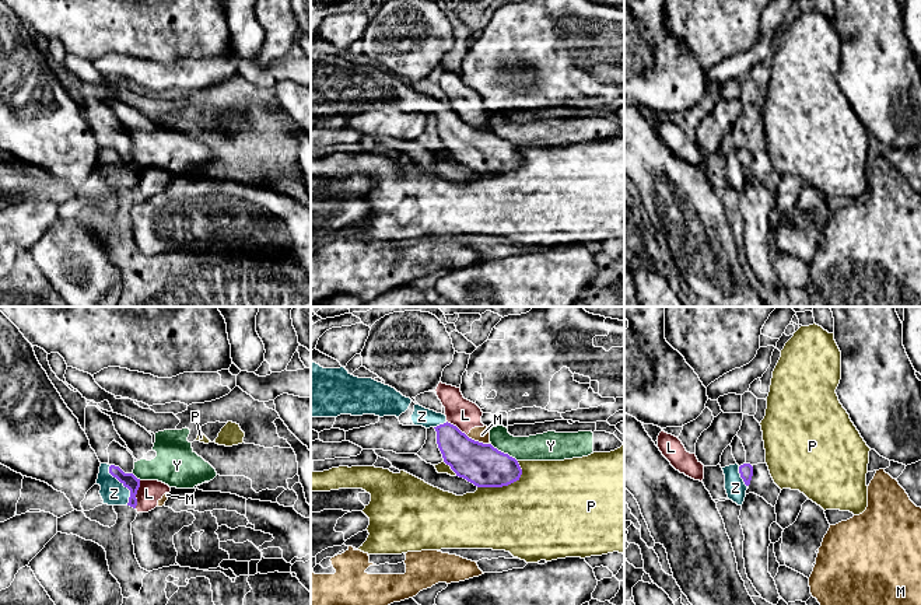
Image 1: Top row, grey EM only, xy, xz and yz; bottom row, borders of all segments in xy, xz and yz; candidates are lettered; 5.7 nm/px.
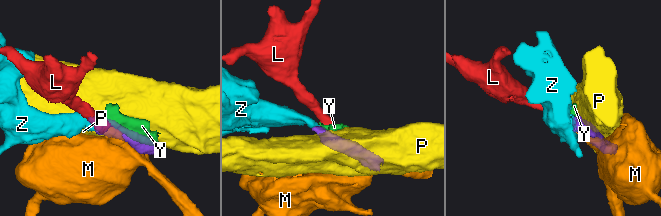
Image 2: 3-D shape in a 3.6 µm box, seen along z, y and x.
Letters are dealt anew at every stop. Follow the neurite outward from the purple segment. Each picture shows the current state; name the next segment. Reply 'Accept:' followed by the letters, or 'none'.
Accept: Z

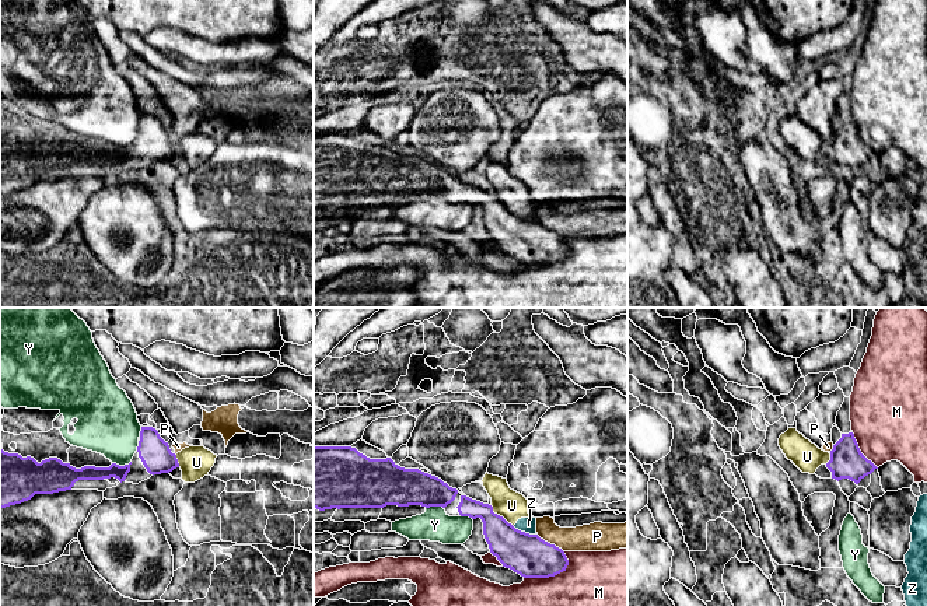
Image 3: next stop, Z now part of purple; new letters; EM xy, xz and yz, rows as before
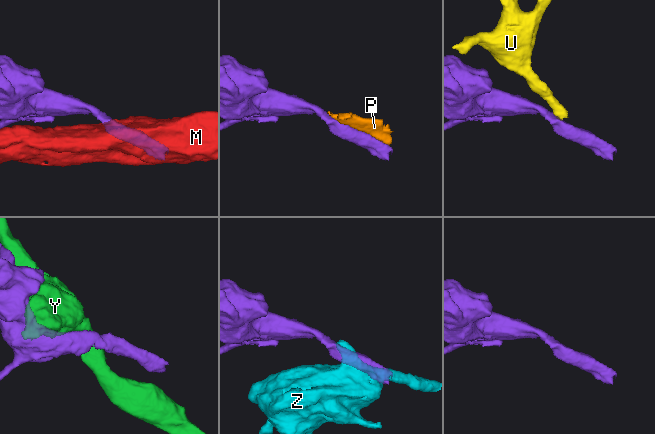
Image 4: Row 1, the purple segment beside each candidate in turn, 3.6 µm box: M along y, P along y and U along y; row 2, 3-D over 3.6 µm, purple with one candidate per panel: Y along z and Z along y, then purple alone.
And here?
Accept: none

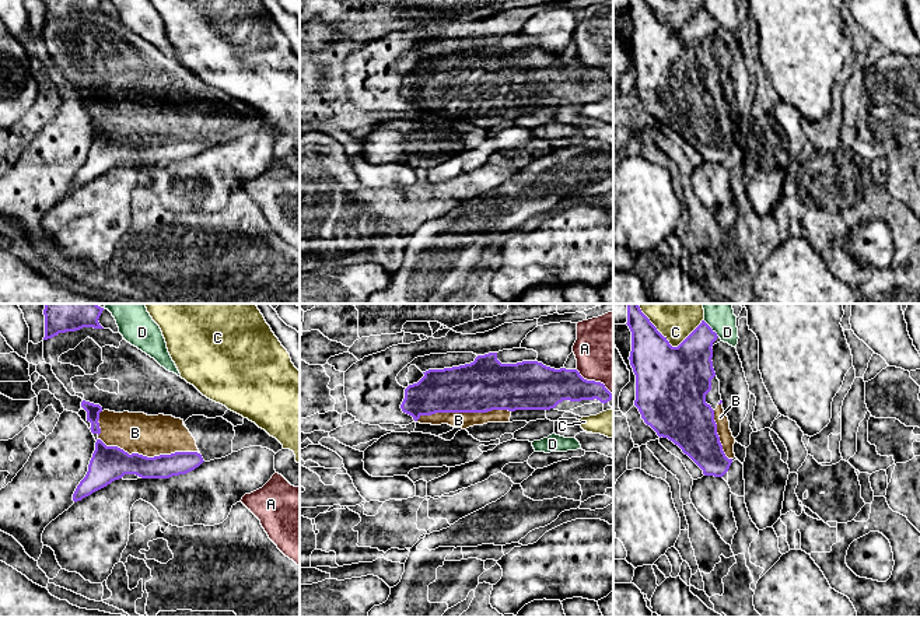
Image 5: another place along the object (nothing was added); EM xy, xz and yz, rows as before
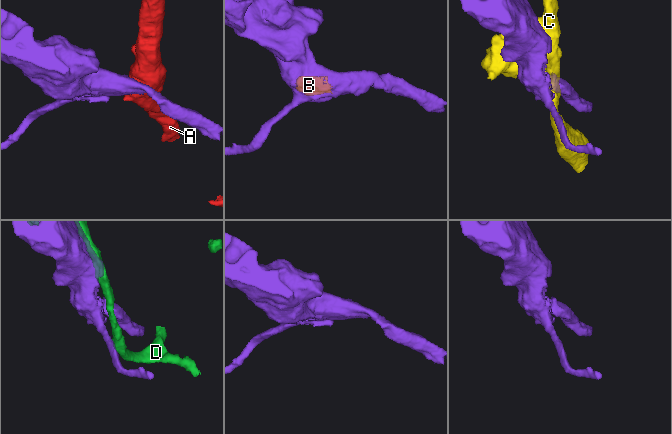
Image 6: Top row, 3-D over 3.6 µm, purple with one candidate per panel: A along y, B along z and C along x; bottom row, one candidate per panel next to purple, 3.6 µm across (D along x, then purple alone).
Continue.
Accept: B

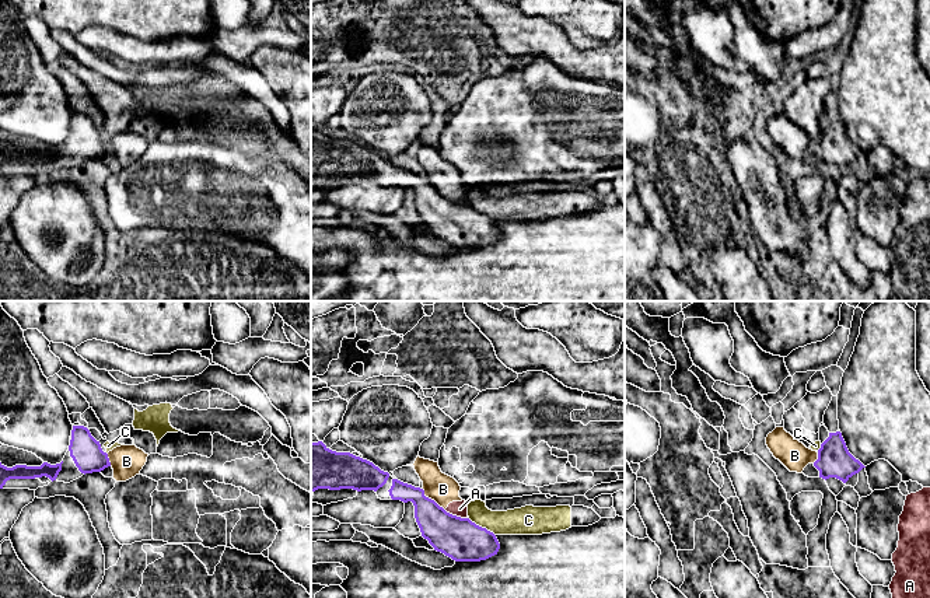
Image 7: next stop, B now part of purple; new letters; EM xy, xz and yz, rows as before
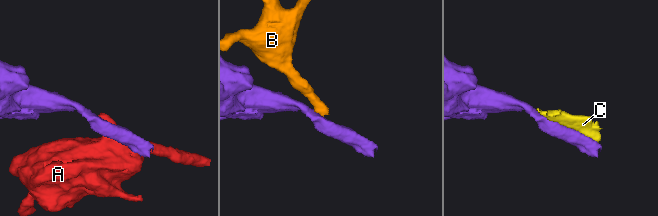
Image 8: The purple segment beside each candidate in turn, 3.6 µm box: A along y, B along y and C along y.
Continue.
Accept: none

